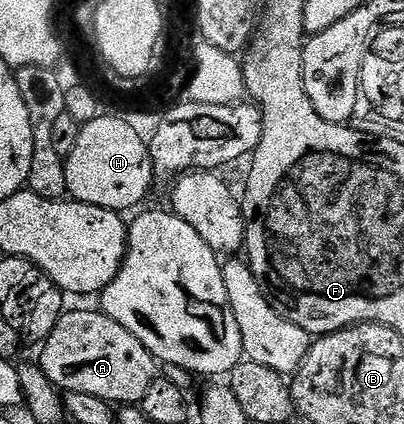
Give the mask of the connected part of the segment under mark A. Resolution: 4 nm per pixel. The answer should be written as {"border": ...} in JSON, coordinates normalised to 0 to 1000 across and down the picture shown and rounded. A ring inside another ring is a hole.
{"border":[[[248,731],[181,733],[161,741],[126,776],[99,821],[97,861],[106,880],[153,927],[225,927],[282,955],[339,955],[374,917],[379,896],[391,892],[391,849],[379,835],[304,767]]]}

